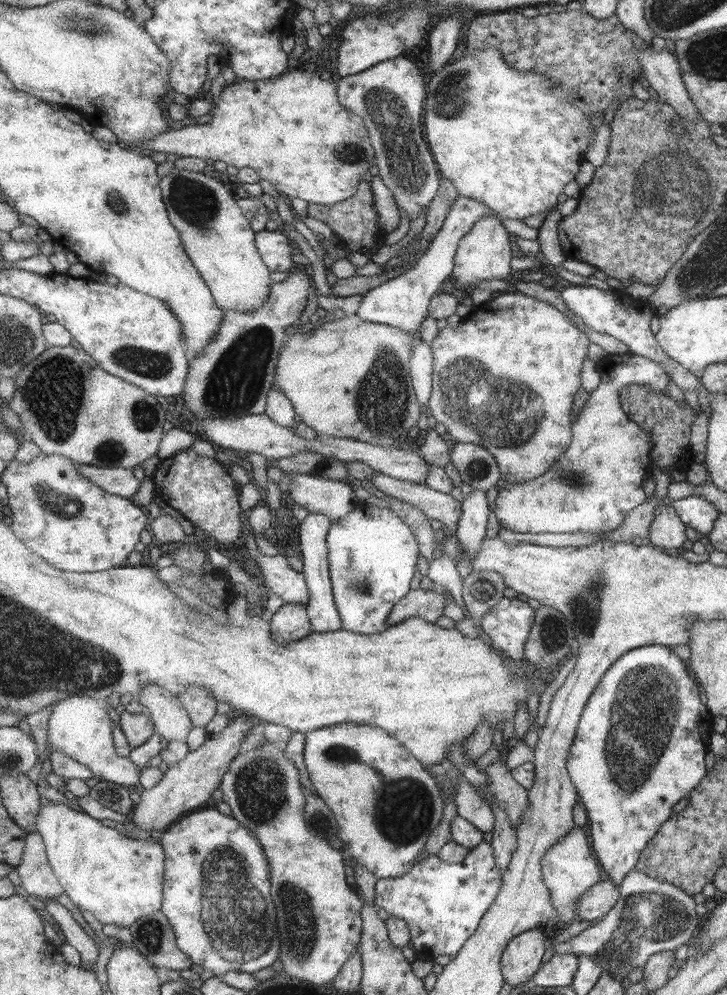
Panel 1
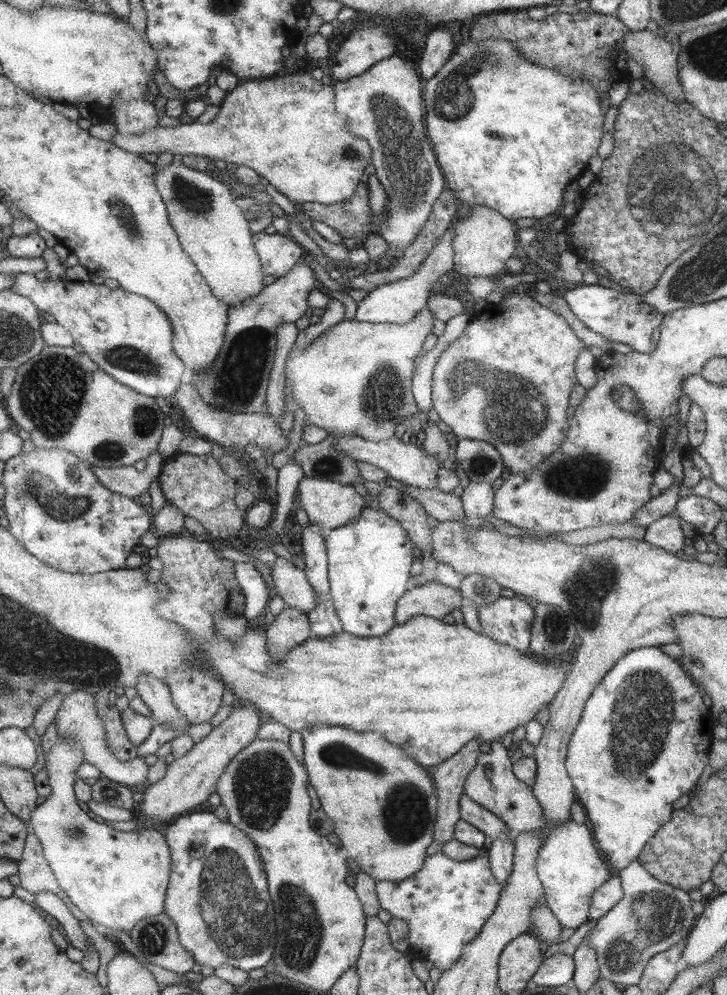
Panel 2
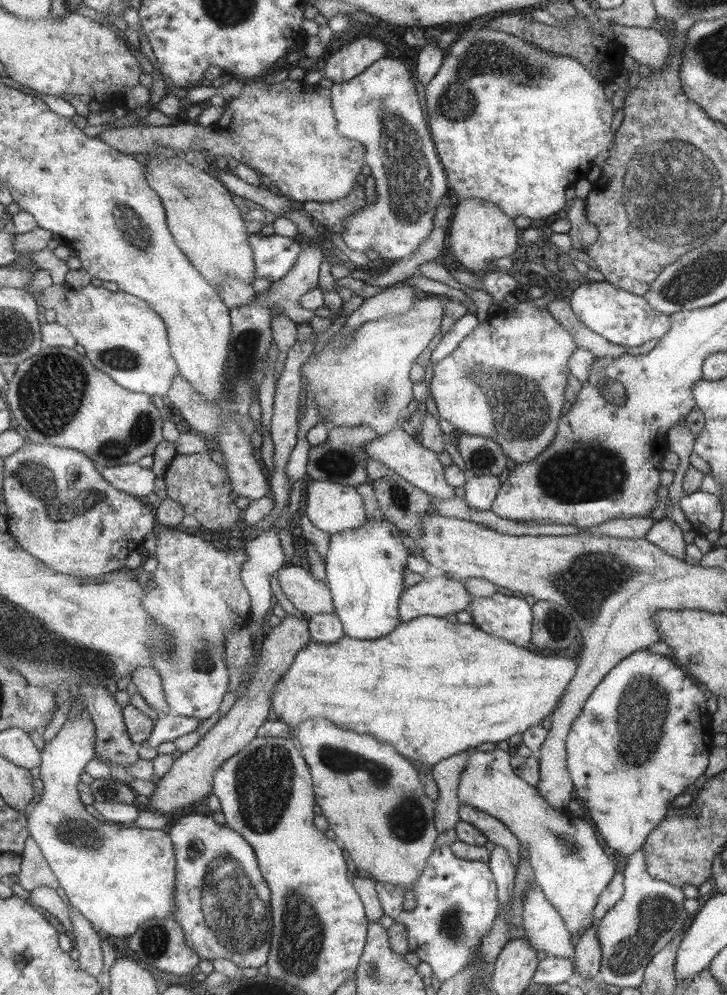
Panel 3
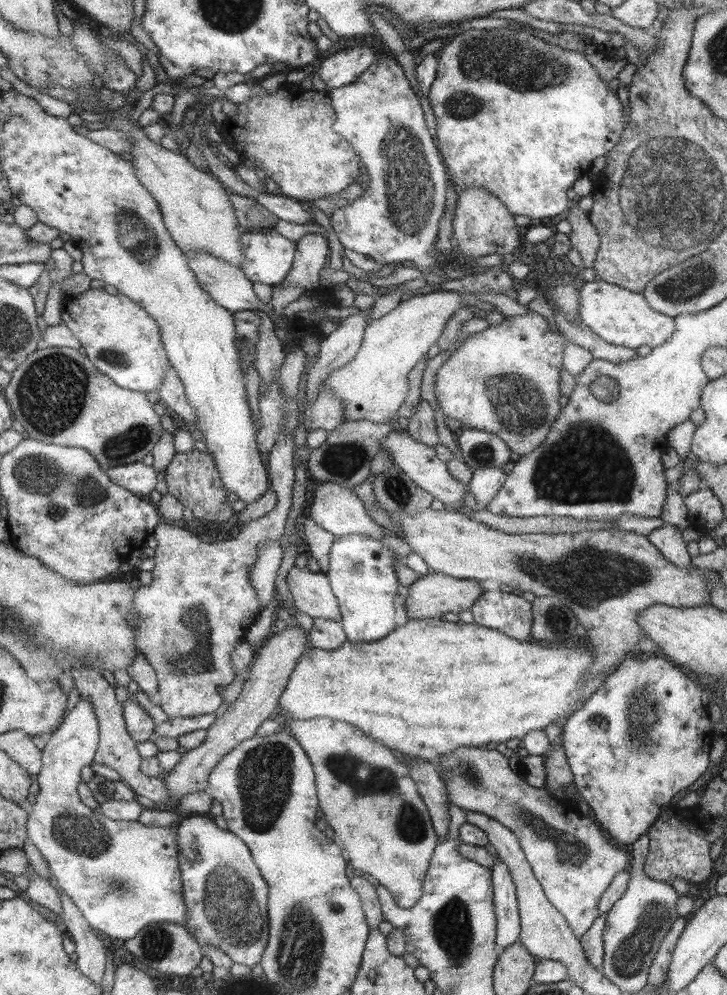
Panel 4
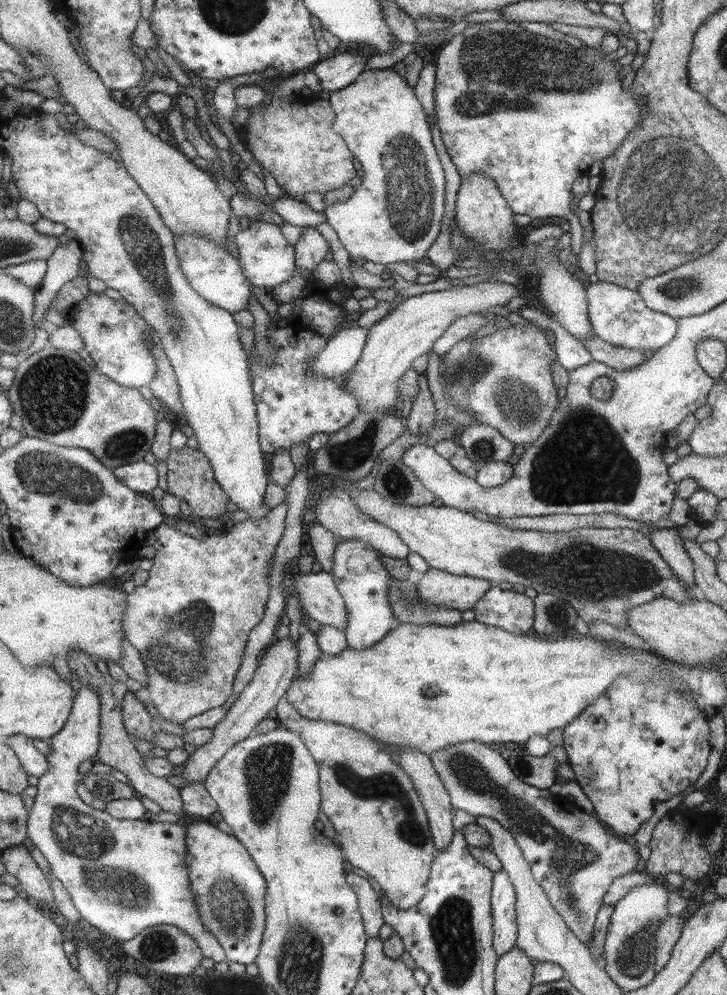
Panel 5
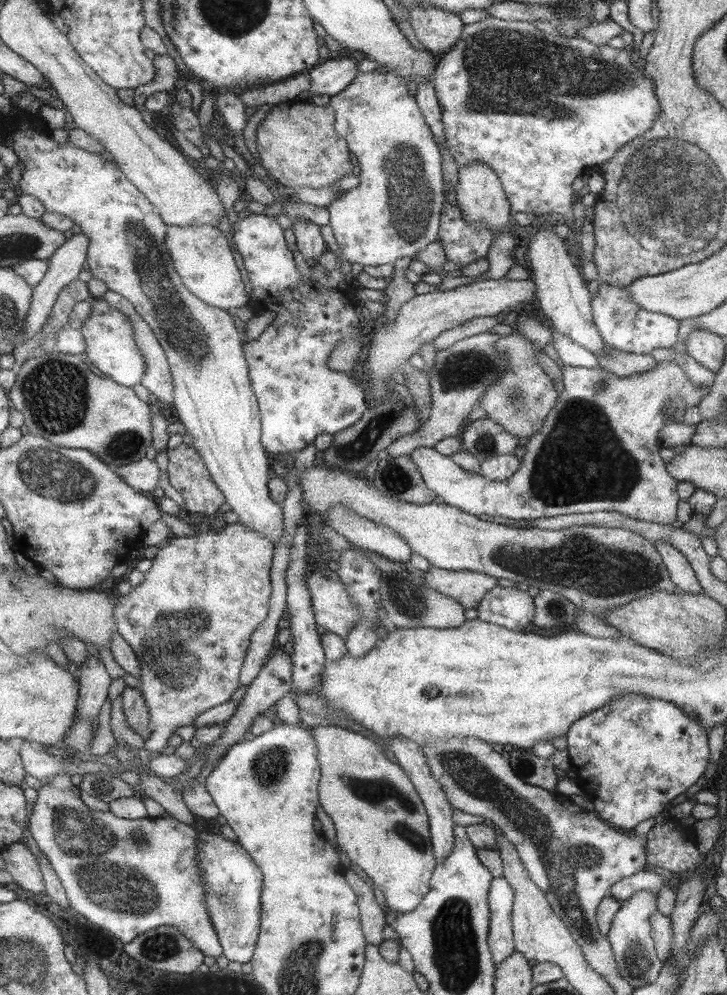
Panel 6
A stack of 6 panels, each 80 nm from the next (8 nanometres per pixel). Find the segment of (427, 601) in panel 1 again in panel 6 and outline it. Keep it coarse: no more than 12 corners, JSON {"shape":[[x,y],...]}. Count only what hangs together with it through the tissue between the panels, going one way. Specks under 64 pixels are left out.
{"shape":[[431,567],[433,590],[476,608],[497,578],[477,571]]}

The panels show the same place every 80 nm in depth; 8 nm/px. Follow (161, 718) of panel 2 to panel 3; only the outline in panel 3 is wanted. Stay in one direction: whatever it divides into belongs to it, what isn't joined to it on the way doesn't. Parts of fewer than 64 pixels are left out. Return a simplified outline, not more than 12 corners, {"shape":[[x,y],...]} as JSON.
{"shape":[[155,667],[134,672],[140,695],[159,715],[173,712]]}

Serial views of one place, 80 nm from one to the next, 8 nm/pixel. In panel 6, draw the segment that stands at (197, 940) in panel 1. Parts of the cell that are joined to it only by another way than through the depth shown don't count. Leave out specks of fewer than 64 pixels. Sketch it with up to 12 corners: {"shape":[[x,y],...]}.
{"shape":[[200,833],[205,904],[228,960],[253,960],[264,874],[241,844]]}

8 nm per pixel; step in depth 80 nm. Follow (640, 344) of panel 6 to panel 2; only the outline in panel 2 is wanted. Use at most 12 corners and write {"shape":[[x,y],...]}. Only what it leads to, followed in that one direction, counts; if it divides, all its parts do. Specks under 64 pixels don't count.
{"shape":[[577,284],[561,295],[591,332],[651,353],[663,314],[642,295]]}

